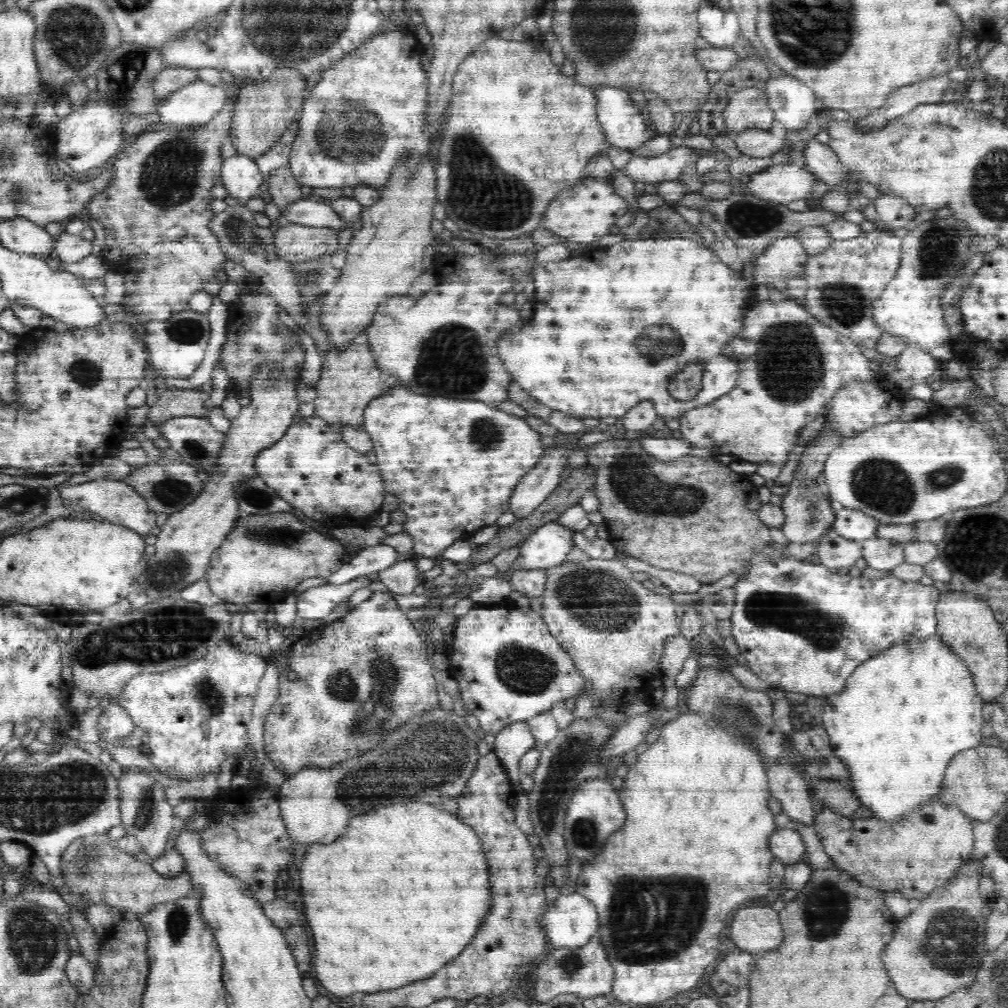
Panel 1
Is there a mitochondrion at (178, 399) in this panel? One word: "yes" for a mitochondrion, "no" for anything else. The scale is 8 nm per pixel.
no

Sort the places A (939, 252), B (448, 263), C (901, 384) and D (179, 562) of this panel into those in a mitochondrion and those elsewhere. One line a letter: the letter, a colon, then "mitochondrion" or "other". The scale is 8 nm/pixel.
A: mitochondrion
B: other
C: other
D: mitochondrion

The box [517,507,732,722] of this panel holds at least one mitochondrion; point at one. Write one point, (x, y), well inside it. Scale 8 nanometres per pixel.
(597, 598)

